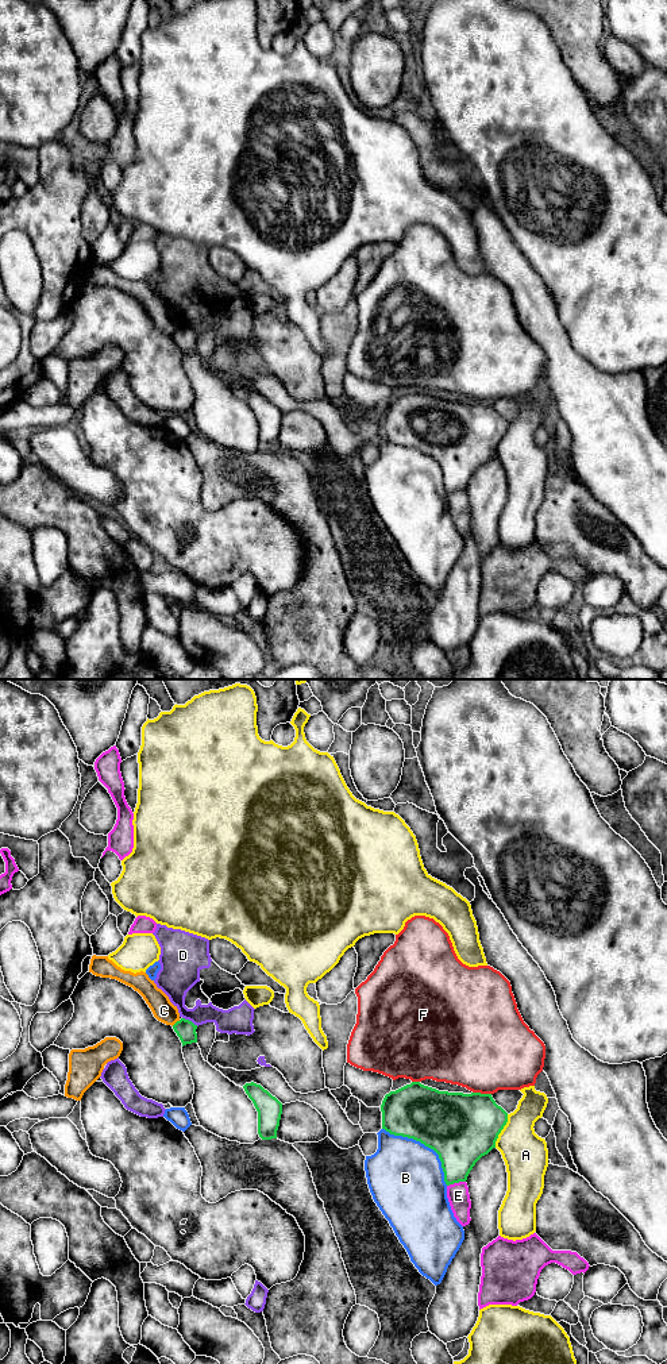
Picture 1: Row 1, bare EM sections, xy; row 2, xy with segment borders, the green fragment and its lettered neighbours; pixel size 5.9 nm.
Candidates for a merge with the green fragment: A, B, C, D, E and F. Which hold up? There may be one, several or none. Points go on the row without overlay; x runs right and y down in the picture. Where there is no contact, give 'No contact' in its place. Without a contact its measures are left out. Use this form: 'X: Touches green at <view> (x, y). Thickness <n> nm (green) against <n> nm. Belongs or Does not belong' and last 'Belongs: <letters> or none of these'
A: Touches green at xy (501, 438). Thickness 420 nm (green) against 260 nm. Does not belong
B: Touches green at xy (425, 454). Thickness 420 nm (green) against 460 nm. Does not belong
C: Touches green at xy (177, 330). Thickness 120 nm (green) against 140 nm. Does not belong
D: Touches green at xy (191, 330). Thickness 120 nm (green) against 180 nm. Does not belong
E: Touches green at xy (455, 490). Thickness 320 nm (green) against 130 nm. Does not belong
F: Touches green at xy (482, 403). Thickness 420 nm (green) against 480 nm. Does not belong
Belongs: none of these

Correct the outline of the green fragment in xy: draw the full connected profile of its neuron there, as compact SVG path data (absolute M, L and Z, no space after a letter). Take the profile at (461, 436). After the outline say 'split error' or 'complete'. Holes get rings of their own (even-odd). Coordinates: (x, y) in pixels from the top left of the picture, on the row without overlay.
M412 390L410 393L386 402L381 413L381 420L382 438L394 444L420 450L439 463L447 494L467 489L475 471L496 456L498 443L508 431L508 421L496 412L491 402L439 400L420 390Z; complete

